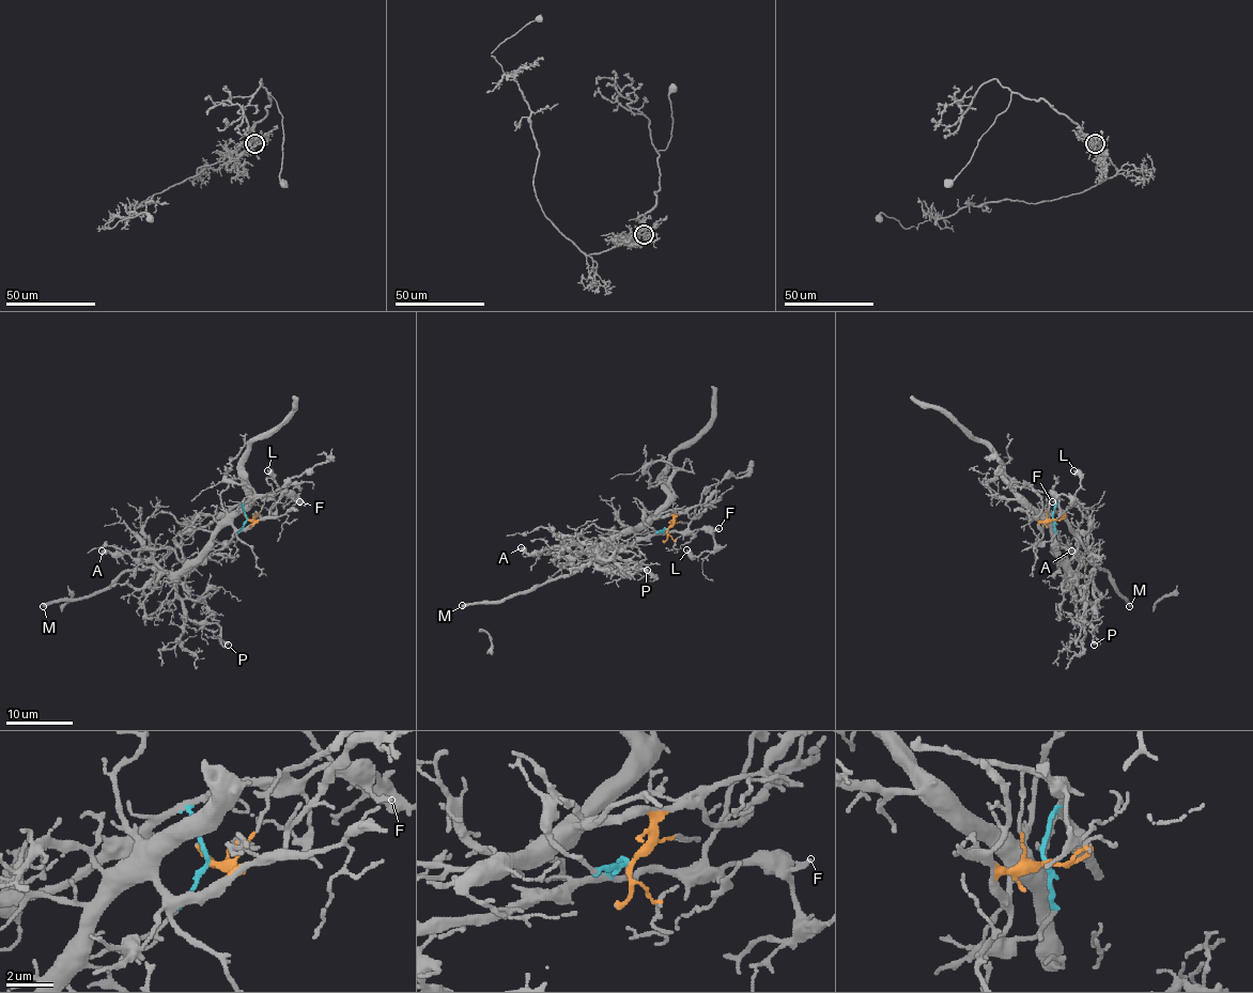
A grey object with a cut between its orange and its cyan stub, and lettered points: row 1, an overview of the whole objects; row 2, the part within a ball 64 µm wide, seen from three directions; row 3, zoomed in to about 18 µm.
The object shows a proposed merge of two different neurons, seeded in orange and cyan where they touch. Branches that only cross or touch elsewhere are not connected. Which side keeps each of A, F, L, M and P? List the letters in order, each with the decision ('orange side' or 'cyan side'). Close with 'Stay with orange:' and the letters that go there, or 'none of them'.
A: orange side
F: cyan side
L: cyan side
M: cyan side
P: orange side
Stay with orange: A, P

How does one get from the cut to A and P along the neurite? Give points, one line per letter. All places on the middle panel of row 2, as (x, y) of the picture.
A: (667, 528), (671, 516), (667, 515), (627, 527), (613, 540), (600, 543), (562, 543), (530, 554), (521, 547)
P: (667, 528), (670, 515), (653, 516), (624, 528), (597, 552), (600, 560), (612, 557), (624, 569), (647, 571)

